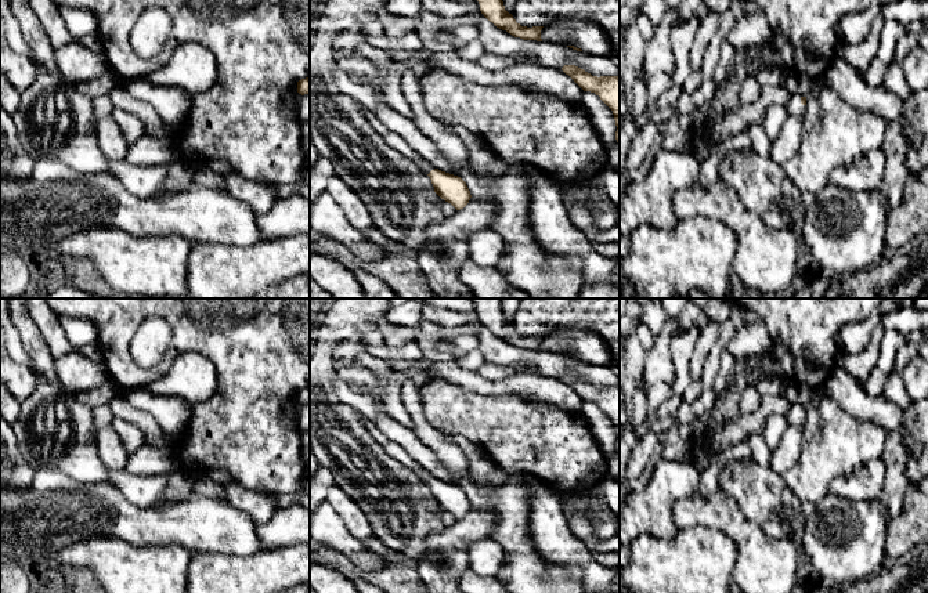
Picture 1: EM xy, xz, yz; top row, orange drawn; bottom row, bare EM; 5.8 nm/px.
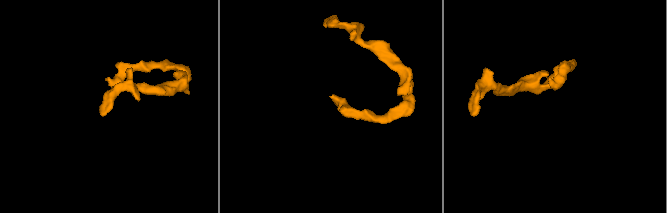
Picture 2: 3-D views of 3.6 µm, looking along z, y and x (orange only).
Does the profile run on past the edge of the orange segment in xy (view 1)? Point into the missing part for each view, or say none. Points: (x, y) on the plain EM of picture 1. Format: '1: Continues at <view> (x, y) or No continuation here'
1: No continuation here

